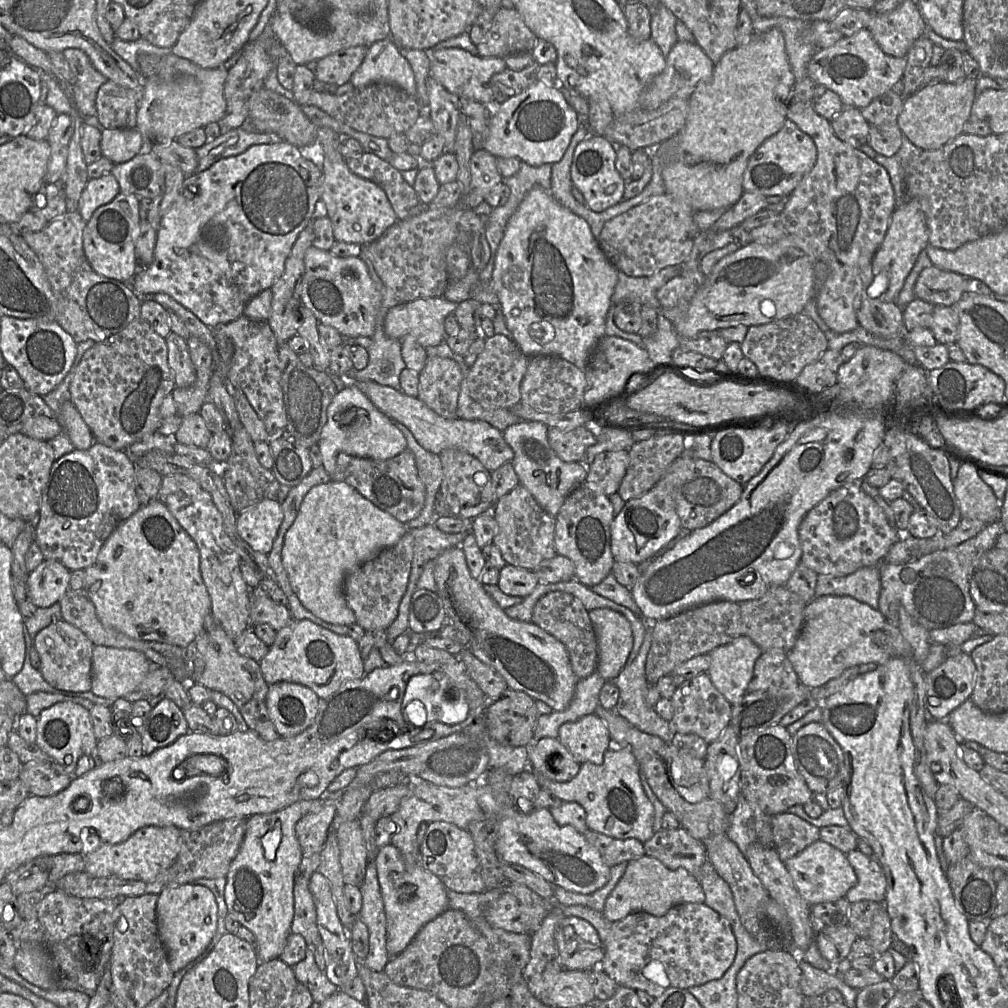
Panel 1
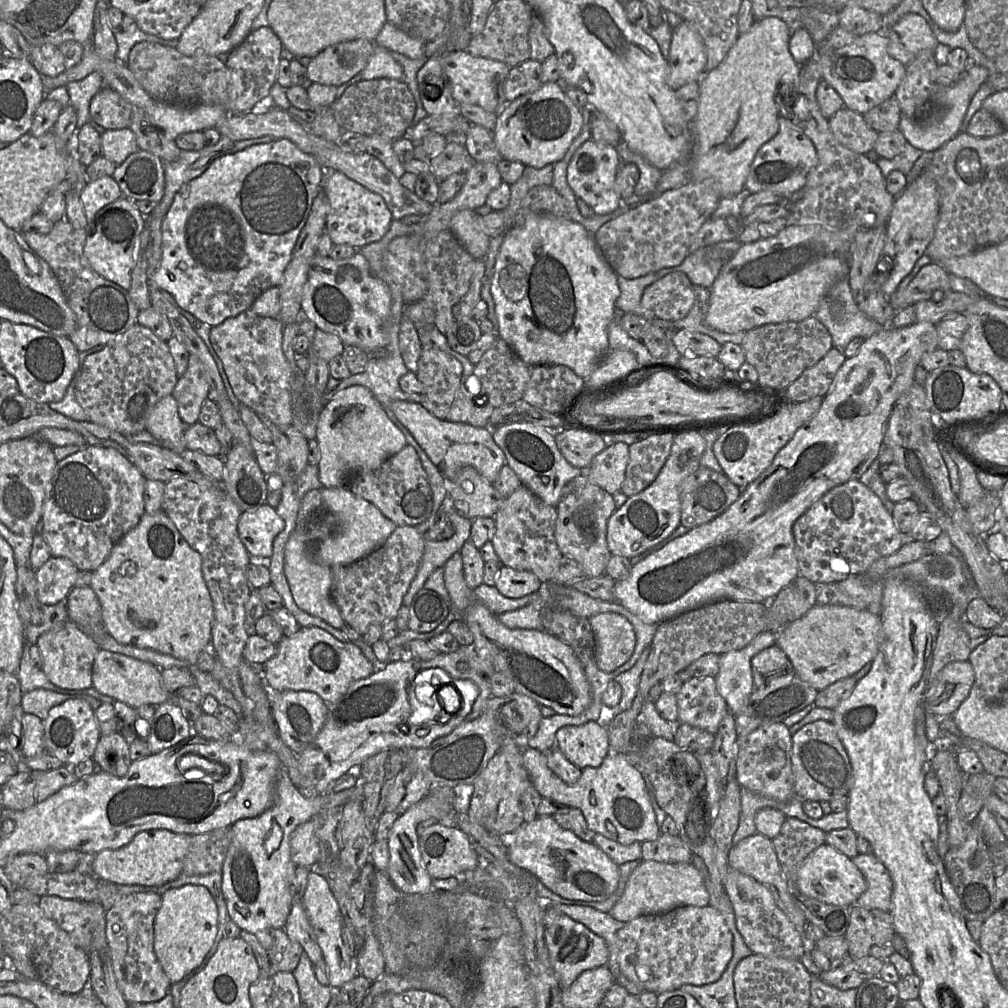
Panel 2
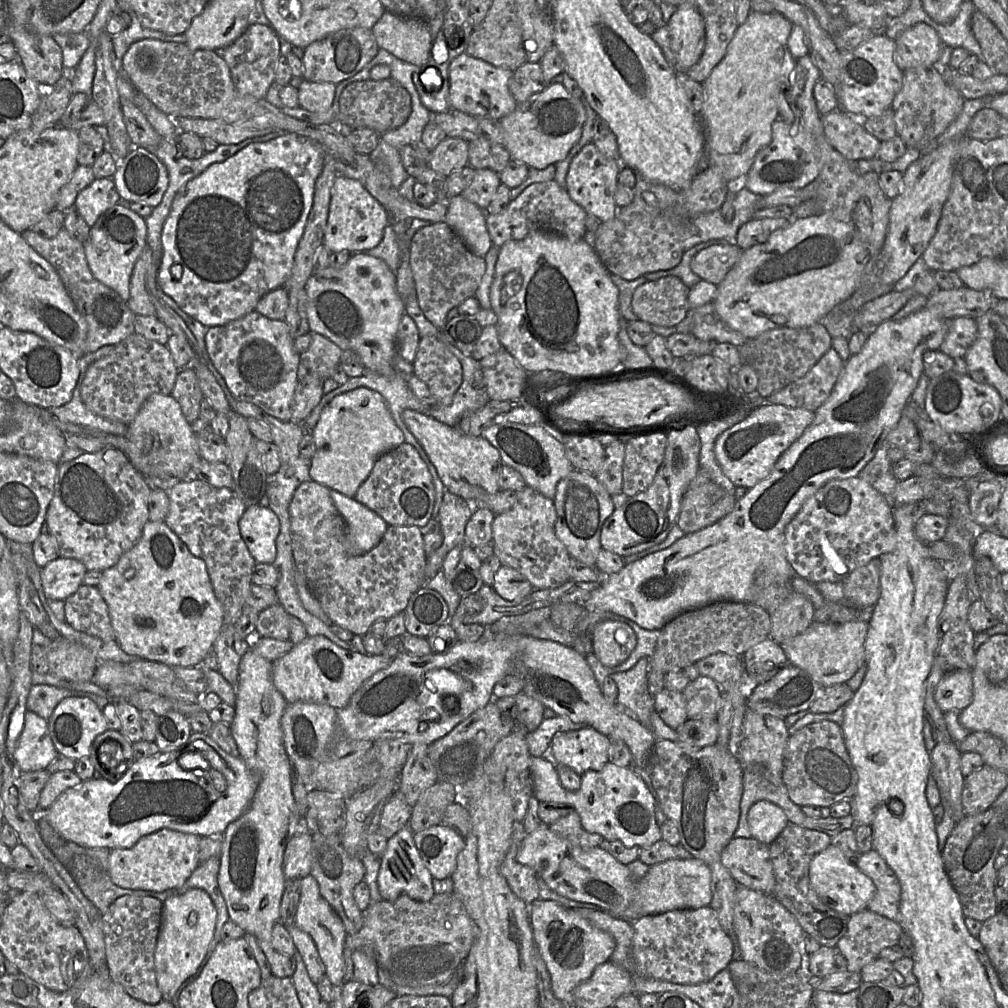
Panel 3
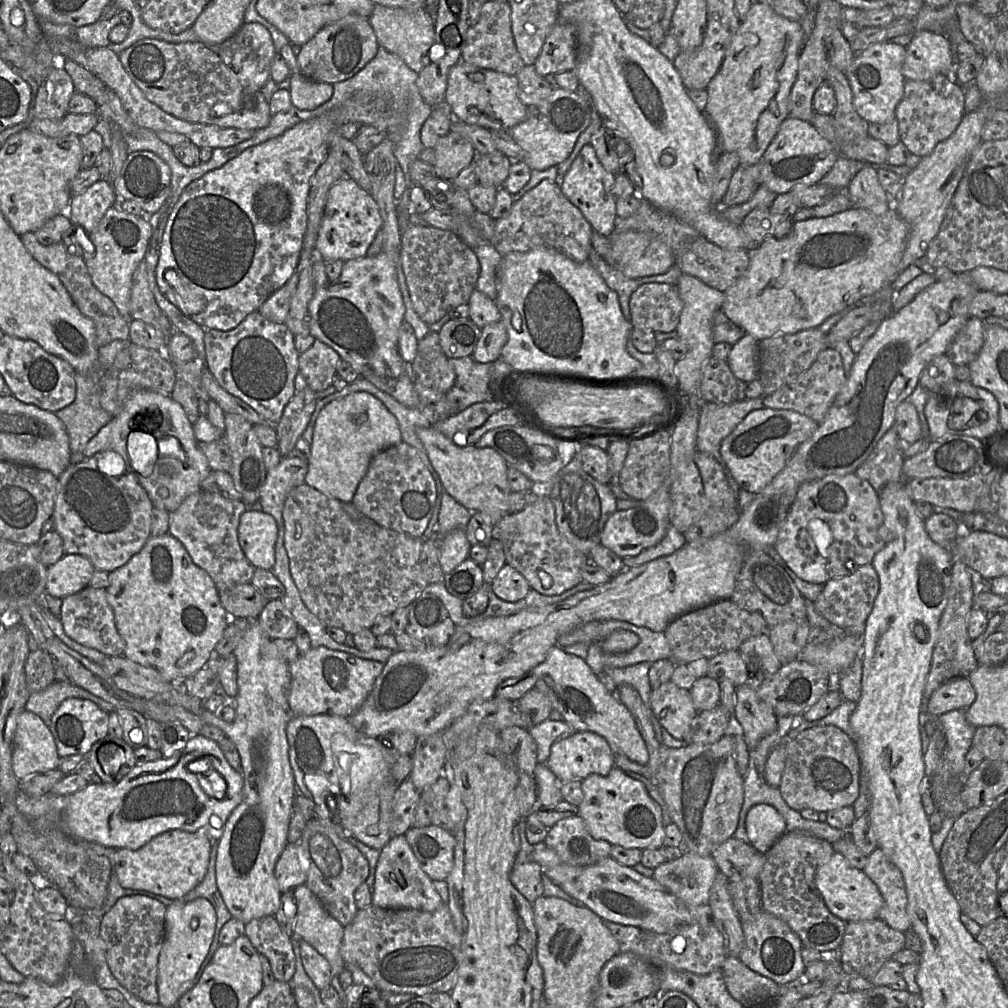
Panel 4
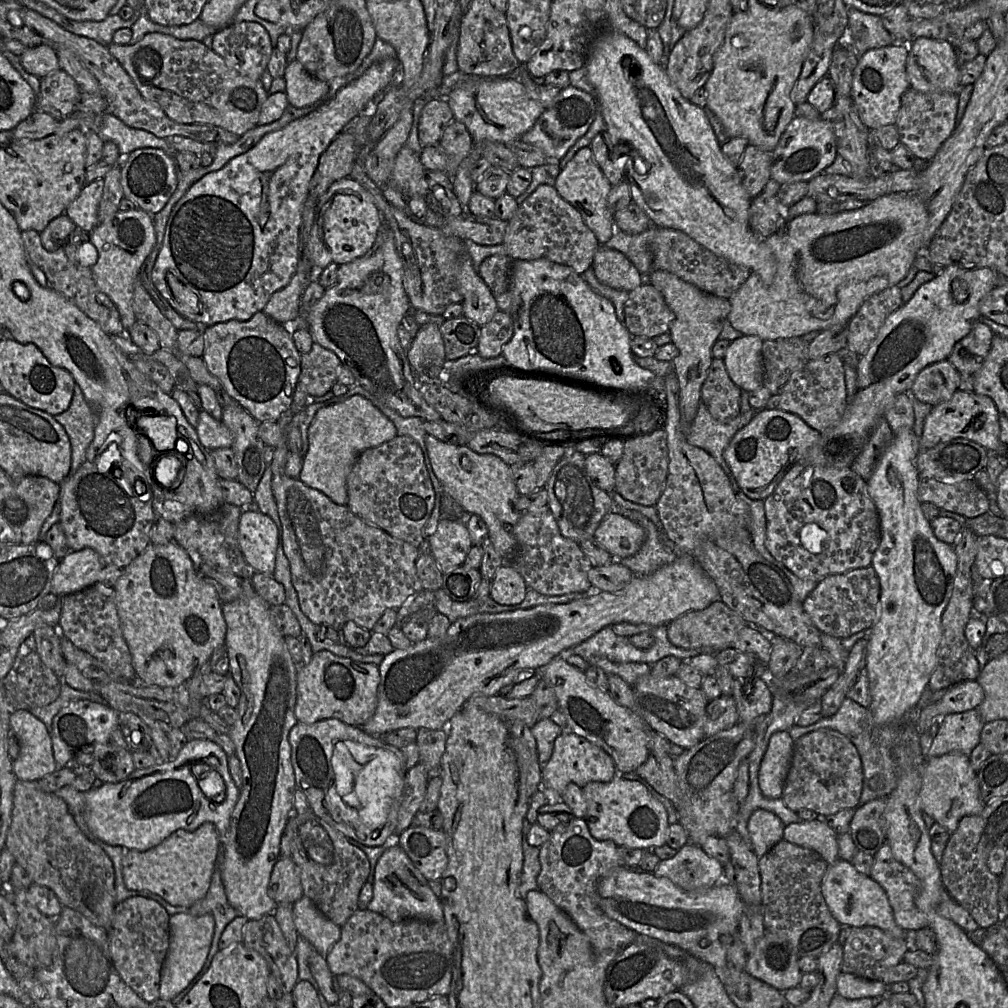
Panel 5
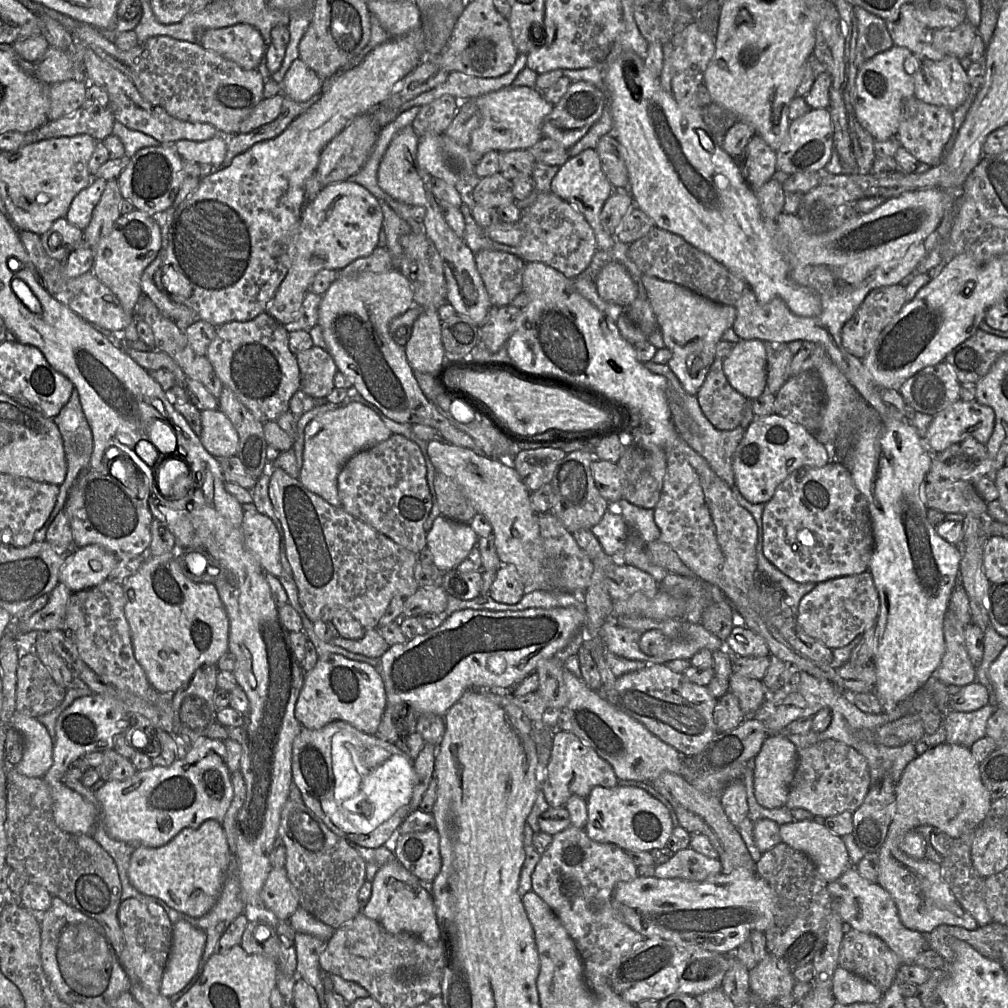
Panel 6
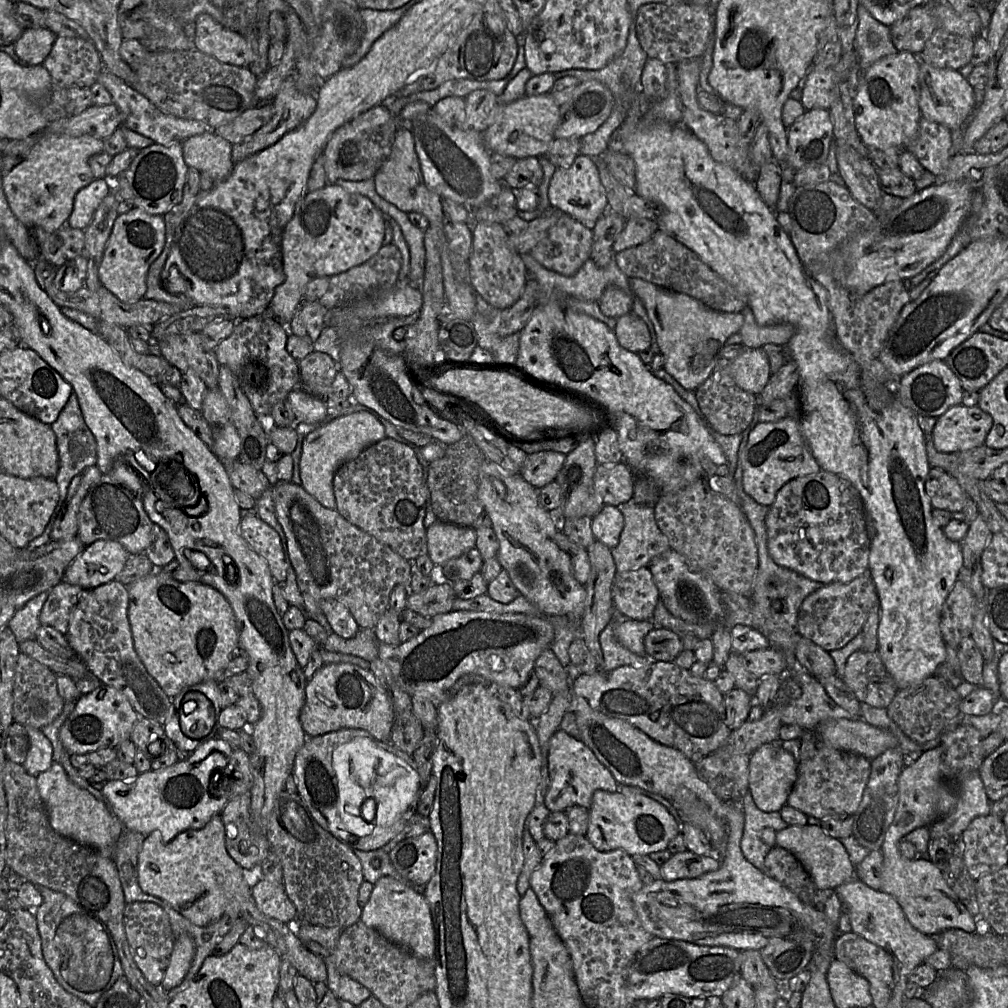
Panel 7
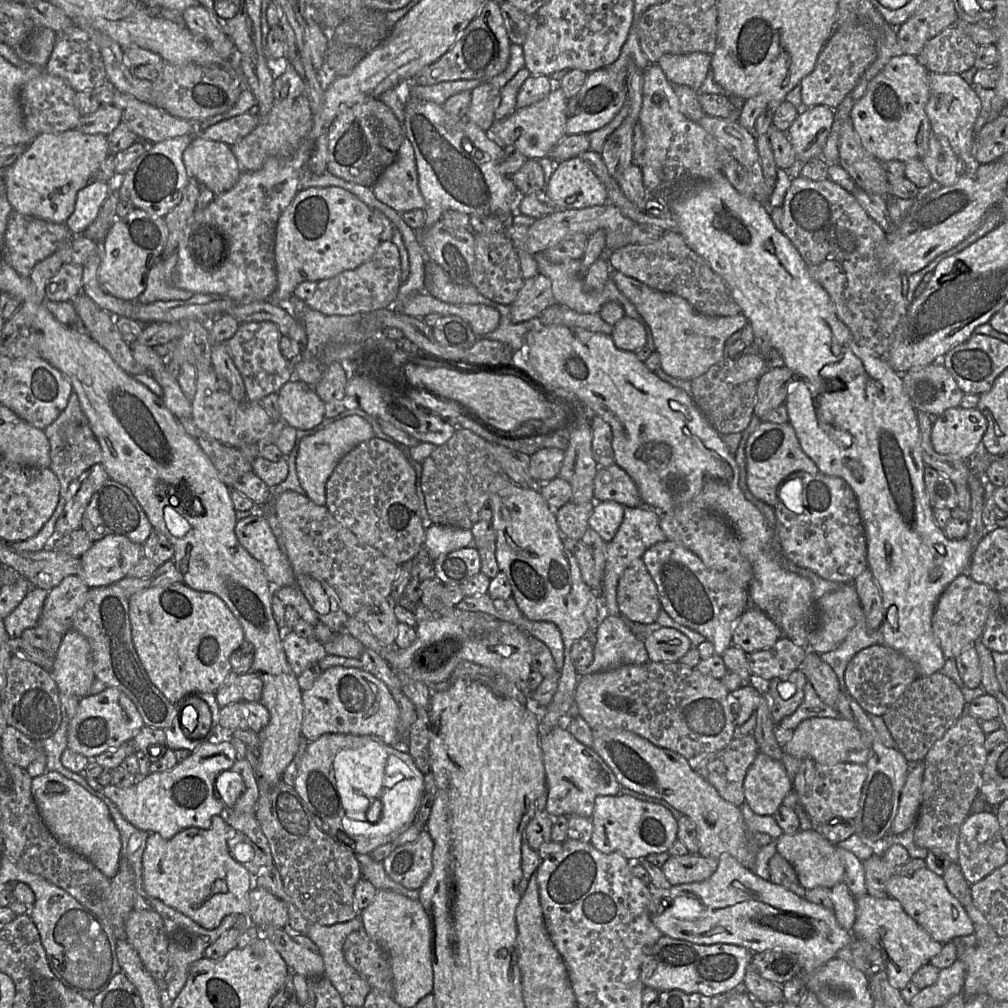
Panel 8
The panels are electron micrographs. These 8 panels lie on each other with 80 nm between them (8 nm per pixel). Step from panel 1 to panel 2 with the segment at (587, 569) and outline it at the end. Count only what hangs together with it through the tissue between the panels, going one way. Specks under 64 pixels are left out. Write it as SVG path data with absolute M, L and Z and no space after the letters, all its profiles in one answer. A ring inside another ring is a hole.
M586 472L575 477L563 489L556 507L556 544L563 556L576 560L582 566L588 578L600 577L605 573L612 555L607 547L607 522L615 510L612 496L591 483Z

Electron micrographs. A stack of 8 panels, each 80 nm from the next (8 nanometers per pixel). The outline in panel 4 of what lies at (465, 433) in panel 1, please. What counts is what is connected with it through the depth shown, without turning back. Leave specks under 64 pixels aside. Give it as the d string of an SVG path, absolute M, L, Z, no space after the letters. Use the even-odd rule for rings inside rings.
M433 427L417 428L431 464L438 473L446 492L471 512L481 512L490 517L494 525L510 514L509 495L512 492L507 480L508 464L493 448L475 445L460 447Z

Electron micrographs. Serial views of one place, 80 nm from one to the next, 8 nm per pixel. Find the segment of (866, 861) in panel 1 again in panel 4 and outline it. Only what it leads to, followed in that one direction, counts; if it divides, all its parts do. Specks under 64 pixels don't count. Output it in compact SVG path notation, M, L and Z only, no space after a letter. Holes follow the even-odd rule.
M879 847L867 856L863 871L877 885L882 895L883 905L879 918L903 933L911 929L906 910L907 891L901 871L888 860Z

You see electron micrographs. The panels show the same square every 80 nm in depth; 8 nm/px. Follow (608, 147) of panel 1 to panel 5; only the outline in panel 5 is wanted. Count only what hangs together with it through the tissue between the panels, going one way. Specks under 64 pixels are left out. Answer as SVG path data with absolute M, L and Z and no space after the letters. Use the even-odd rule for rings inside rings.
M590 146L580 149L560 170L554 187L564 200L579 211L583 221L594 232L600 245L604 245L612 238L615 232L615 222L607 206L612 185L595 161Z

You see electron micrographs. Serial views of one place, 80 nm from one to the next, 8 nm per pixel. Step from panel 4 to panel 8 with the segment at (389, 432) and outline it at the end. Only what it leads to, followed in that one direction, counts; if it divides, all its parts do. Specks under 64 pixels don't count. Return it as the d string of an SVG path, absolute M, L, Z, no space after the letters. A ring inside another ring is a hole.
M351 415L328 425L326 428L300 441L296 470L306 496L319 506L326 504L326 484L338 462L359 443L374 438L369 422L358 415Z

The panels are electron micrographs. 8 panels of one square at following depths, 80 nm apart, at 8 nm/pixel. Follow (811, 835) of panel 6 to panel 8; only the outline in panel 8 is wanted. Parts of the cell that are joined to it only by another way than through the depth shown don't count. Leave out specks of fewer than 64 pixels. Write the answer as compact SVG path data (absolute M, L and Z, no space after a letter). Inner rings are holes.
M799 830L795 834L783 833L777 838L776 849L792 865L799 882L806 890L817 887L831 889L834 885L844 881L845 868L836 845L825 838L819 830Z

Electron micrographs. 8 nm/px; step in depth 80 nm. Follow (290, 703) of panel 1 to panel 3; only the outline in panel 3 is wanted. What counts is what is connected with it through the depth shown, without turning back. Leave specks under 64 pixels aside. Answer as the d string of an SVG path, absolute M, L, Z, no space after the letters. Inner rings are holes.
M295 702L288 704L281 718L285 751L292 767L307 791L324 790L338 793L347 799L347 794L362 789L364 756L374 746L370 740L353 740L339 734L337 711L327 704Z

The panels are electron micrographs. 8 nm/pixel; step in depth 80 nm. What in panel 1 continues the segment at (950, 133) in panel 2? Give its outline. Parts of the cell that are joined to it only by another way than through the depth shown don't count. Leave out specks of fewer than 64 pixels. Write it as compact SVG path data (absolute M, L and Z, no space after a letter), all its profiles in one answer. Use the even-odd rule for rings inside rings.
M966 77L959 83L928 85L915 94L905 97L903 109L898 116L902 133L915 146L923 150L937 150L963 133L964 124L971 116L976 98L976 78Z

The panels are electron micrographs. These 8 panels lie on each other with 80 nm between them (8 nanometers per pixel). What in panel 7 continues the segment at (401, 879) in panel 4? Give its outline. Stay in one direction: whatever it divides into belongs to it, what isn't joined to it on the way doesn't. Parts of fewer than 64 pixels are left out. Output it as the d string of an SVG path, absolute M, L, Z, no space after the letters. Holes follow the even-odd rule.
M390 876L381 877L374 884L368 903L362 908L360 920L416 957L434 960L436 939L429 903L412 884L402 883Z

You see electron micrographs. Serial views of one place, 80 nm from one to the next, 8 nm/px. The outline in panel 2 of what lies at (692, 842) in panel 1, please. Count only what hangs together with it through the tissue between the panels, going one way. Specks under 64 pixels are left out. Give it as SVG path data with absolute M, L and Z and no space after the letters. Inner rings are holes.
M661 833L656 840L641 843L641 857L665 863L691 863L693 853L679 835Z

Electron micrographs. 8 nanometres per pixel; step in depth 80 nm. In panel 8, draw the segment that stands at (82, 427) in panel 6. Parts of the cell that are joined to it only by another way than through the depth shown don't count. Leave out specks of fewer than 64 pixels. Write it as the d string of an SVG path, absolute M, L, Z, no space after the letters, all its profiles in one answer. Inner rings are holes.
M74 392L70 395L65 409L43 431L50 445L51 463L49 469L59 481L59 500L51 517L35 536L21 542L8 543L16 551L35 552L50 544L55 537L55 524L65 507L71 483L83 476L90 467L95 464L101 464L102 461L99 442L82 412L78 397Z

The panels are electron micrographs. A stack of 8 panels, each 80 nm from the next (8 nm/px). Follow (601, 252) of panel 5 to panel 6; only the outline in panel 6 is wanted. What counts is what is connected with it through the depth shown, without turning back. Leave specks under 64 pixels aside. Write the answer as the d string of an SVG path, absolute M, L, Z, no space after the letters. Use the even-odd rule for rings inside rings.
M609 262L601 269L596 277L596 287L602 300L622 307L626 307L637 297L636 283L618 262Z

